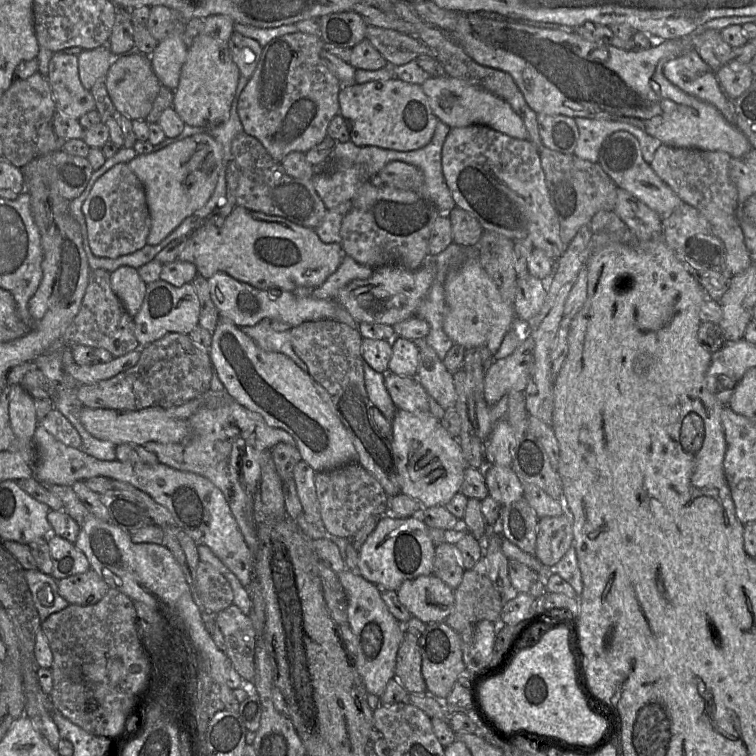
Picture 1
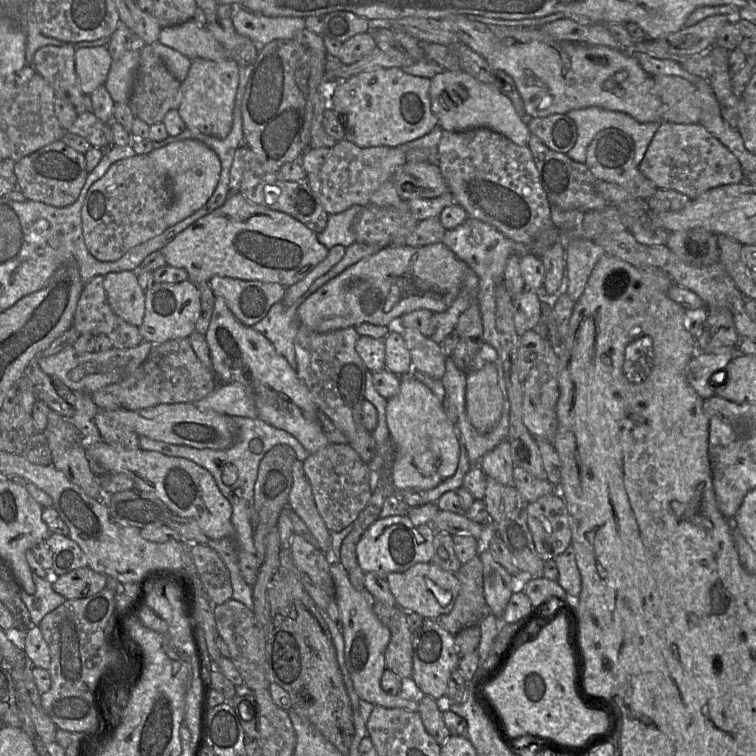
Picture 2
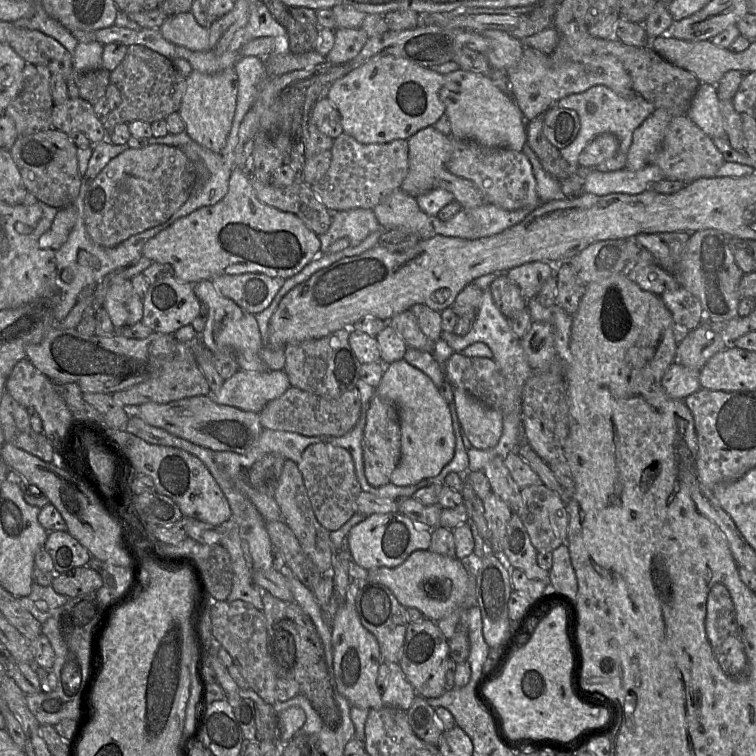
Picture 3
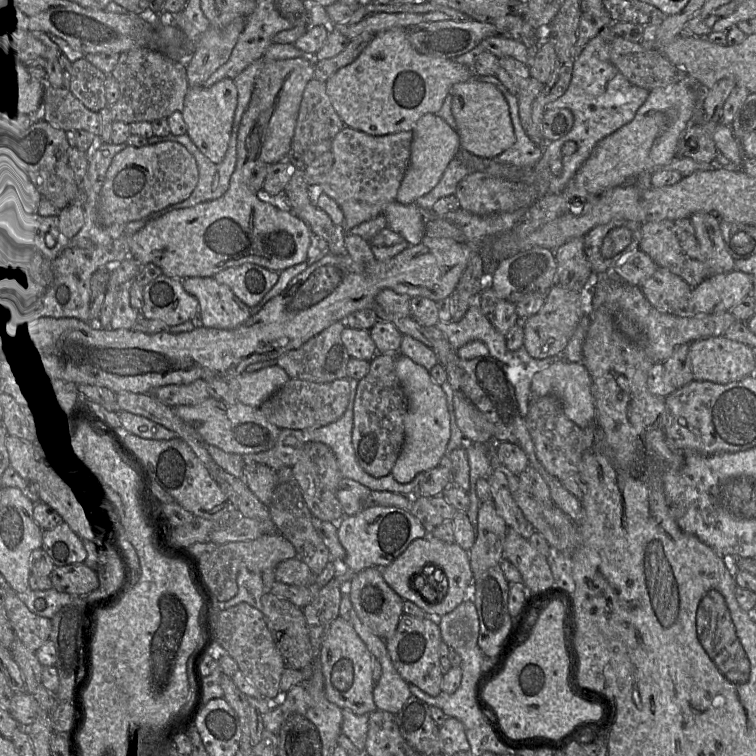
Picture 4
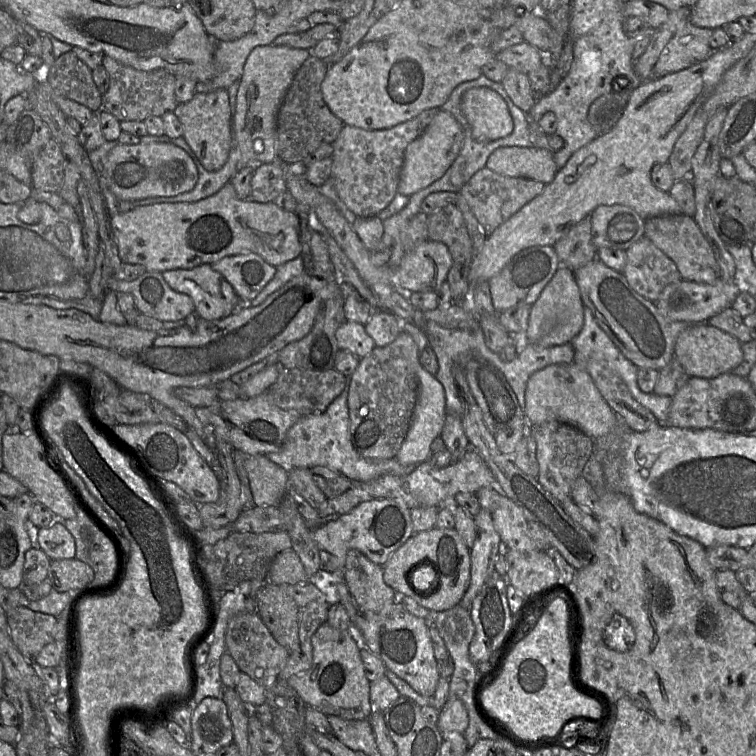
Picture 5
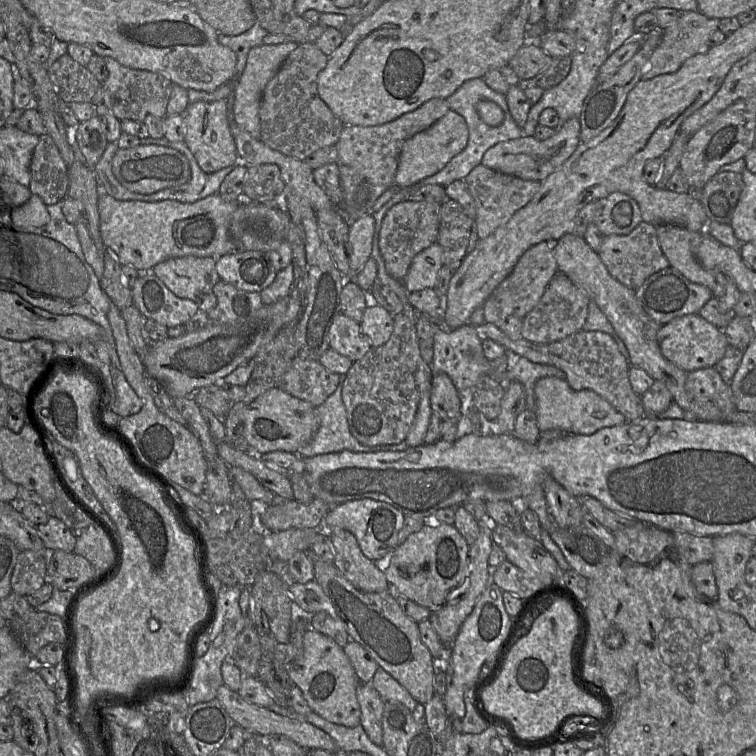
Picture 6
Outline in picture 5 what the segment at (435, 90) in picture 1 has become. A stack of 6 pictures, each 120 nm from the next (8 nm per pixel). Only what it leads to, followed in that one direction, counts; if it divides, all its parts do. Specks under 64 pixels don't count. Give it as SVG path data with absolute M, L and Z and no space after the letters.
M488 87L467 90L461 99L461 110L477 141L494 141L513 131L513 119L505 100Z

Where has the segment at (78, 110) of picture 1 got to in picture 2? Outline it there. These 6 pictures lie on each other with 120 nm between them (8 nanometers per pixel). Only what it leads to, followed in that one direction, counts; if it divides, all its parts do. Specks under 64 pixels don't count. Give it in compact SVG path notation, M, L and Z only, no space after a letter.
M73 44L43 46L36 51L31 65L53 87L55 96L75 106L84 93L75 69L76 50Z

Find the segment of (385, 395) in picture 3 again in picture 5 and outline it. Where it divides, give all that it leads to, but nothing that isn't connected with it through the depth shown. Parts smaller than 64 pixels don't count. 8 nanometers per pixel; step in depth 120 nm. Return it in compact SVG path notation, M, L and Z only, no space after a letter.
M422 366L418 367L417 377L419 381L419 394L410 420L409 429L396 459L401 465L418 465L429 460L431 453L431 443L441 435L445 416L446 398L444 388L441 383Z

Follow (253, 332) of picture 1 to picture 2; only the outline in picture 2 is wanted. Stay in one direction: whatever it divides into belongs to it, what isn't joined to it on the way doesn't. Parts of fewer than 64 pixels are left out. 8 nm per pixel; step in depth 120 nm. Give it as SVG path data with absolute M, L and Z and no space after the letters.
M301 297L294 305L286 306L279 301L271 306L267 315L252 326L267 338L278 354L296 370L294 338L300 328L297 309L306 298Z

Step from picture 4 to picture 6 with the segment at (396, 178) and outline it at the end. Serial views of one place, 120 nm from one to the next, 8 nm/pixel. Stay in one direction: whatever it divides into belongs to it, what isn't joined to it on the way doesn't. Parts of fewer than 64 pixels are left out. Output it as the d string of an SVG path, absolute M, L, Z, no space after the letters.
M432 98L417 109L382 125L344 126L336 143L338 149L337 164L352 167L361 175L362 183L356 192L356 202L358 204L375 203L386 189L395 185L394 178L404 143L417 133L431 127L449 110L450 107L446 99Z

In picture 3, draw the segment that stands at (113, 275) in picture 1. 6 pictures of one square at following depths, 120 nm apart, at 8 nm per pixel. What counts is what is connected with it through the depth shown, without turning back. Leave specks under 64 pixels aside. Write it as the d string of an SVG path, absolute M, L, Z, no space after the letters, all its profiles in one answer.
M129 279L111 284L102 306L115 328L131 326L143 317L143 299L136 293Z

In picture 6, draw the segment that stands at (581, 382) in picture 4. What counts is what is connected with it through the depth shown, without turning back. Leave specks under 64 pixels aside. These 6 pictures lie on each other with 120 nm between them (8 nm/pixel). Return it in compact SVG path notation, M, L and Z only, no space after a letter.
M543 377L534 387L535 413L541 432L557 430L565 434L591 435L602 428L623 425L627 419L607 400L592 390L574 390L567 380Z

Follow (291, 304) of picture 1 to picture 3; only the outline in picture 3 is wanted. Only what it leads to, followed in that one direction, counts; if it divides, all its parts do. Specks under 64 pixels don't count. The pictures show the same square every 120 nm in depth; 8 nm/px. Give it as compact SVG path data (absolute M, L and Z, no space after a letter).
M260 273L217 276L212 279L216 290L243 310L255 315L265 310L284 284L284 279Z

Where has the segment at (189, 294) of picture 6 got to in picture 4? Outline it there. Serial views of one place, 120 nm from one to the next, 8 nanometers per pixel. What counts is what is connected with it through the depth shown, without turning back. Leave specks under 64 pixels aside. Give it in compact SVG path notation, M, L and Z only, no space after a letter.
M187 277L181 283L198 300L204 327L235 329L252 315L251 309L228 286L218 283L214 277Z

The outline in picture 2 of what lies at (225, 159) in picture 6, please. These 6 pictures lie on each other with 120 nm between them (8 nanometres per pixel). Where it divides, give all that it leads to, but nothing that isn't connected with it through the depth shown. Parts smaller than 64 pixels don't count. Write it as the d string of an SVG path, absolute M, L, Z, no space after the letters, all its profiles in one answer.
M193 59L188 75L181 84L181 102L177 109L186 127L218 139L227 137L233 125L238 83L239 65L233 59Z

